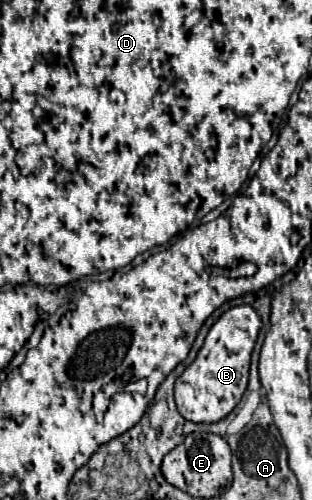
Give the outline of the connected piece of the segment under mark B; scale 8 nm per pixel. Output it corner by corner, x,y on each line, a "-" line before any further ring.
249,305
231,307
217,319
217,323
209,329
195,361
175,383
177,409
185,419
193,423
217,423
237,407
247,389
249,361
259,329
261,319

